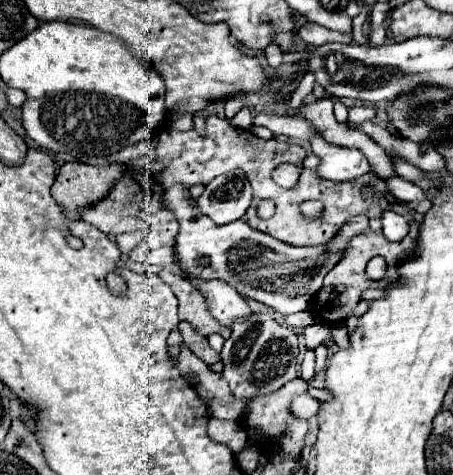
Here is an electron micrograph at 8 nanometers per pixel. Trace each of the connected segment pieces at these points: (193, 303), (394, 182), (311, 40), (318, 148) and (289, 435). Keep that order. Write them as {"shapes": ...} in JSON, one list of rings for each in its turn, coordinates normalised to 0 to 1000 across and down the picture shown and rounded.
{"shapes":[[[[386,581],[382,589],[373,589],[373,598],[386,623],[395,627],[395,674],[417,678],[430,691],[430,699],[439,699],[444,707],[483,699],[492,712],[501,712],[510,703],[506,691],[488,686],[475,669],[466,669],[457,653],[457,636],[448,632],[448,619],[430,611],[430,602],[413,585]]],[[[881,371],[859,375],[859,379],[854,379],[854,392],[859,392],[859,404],[863,404],[872,417],[890,421],[890,425],[925,425],[925,421],[929,421],[929,408],[934,408],[925,392],[907,387],[907,383],[894,383],[894,379],[885,379]]],[[[678,46],[678,51],[660,55],[656,76],[660,76],[673,93],[691,93],[691,97],[722,93],[722,88],[757,88],[757,93],[770,93],[770,88],[775,88],[775,76],[753,72],[753,67],[735,67],[735,63],[713,59],[713,55],[695,51],[695,46]]],[[[695,286],[687,295],[687,312],[691,312],[691,324],[704,333],[700,366],[713,379],[766,383],[766,379],[784,379],[819,358],[810,333],[784,312],[726,303],[709,286]]],[[[651,796],[651,800],[634,804],[629,817],[616,817],[607,825],[589,829],[589,834],[572,834],[572,838],[550,842],[545,846],[545,867],[536,876],[536,901],[550,918],[550,926],[558,935],[594,939],[603,947],[638,956],[642,964],[656,964],[669,947],[669,922],[678,914],[682,888],[669,884],[669,880],[647,876],[642,846],[647,846],[647,838],[656,838],[664,829],[678,829],[678,825],[682,825],[682,804],[673,804],[669,796]]]]}

